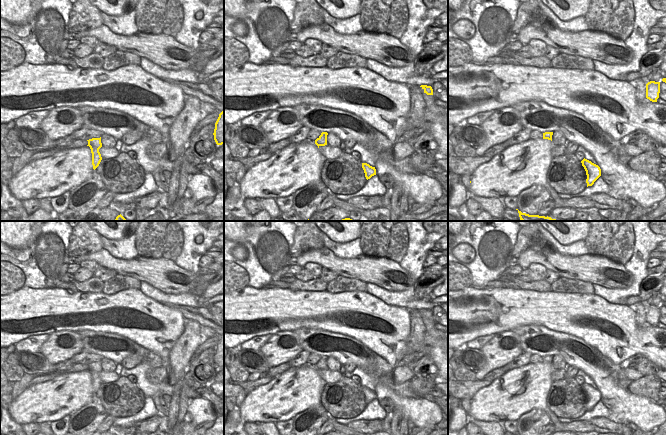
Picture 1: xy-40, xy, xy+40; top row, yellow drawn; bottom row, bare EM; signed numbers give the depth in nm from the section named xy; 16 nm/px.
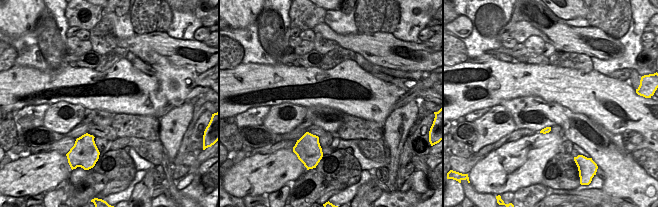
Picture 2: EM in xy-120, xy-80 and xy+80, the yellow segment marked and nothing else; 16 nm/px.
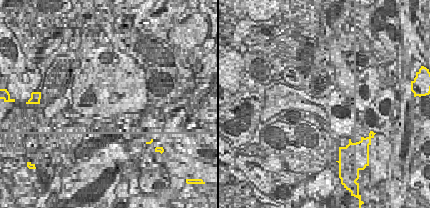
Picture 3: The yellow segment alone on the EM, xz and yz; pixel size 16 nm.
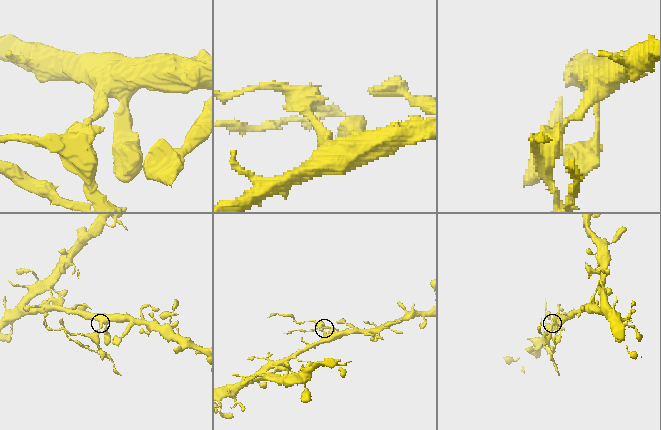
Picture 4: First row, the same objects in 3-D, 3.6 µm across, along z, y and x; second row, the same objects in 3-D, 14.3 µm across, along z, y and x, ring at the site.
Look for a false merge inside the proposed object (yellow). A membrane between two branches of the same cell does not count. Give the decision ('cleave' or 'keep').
cleave

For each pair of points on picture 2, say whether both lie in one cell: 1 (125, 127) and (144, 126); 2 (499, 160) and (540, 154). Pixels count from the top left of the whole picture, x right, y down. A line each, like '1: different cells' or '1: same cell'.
1: same cell
2: same cell

